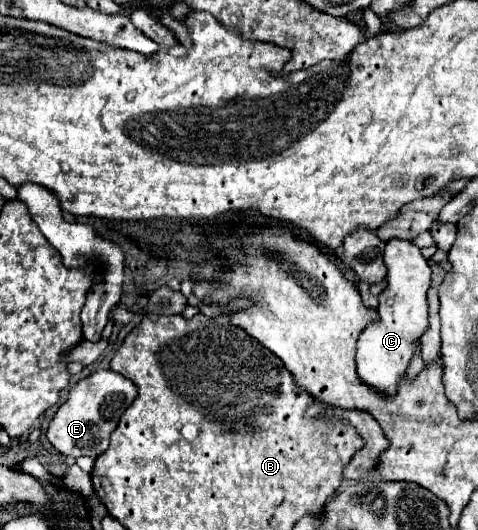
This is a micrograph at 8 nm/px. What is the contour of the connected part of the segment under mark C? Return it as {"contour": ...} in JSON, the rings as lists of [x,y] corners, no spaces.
{"contour":[[[390,239],[384,249],[384,263],[388,267],[386,289],[380,293],[378,319],[368,323],[358,339],[358,379],[376,393],[392,397],[406,369],[416,355],[416,341],[428,329],[428,289],[432,285],[432,271],[420,249],[412,241]]]}

